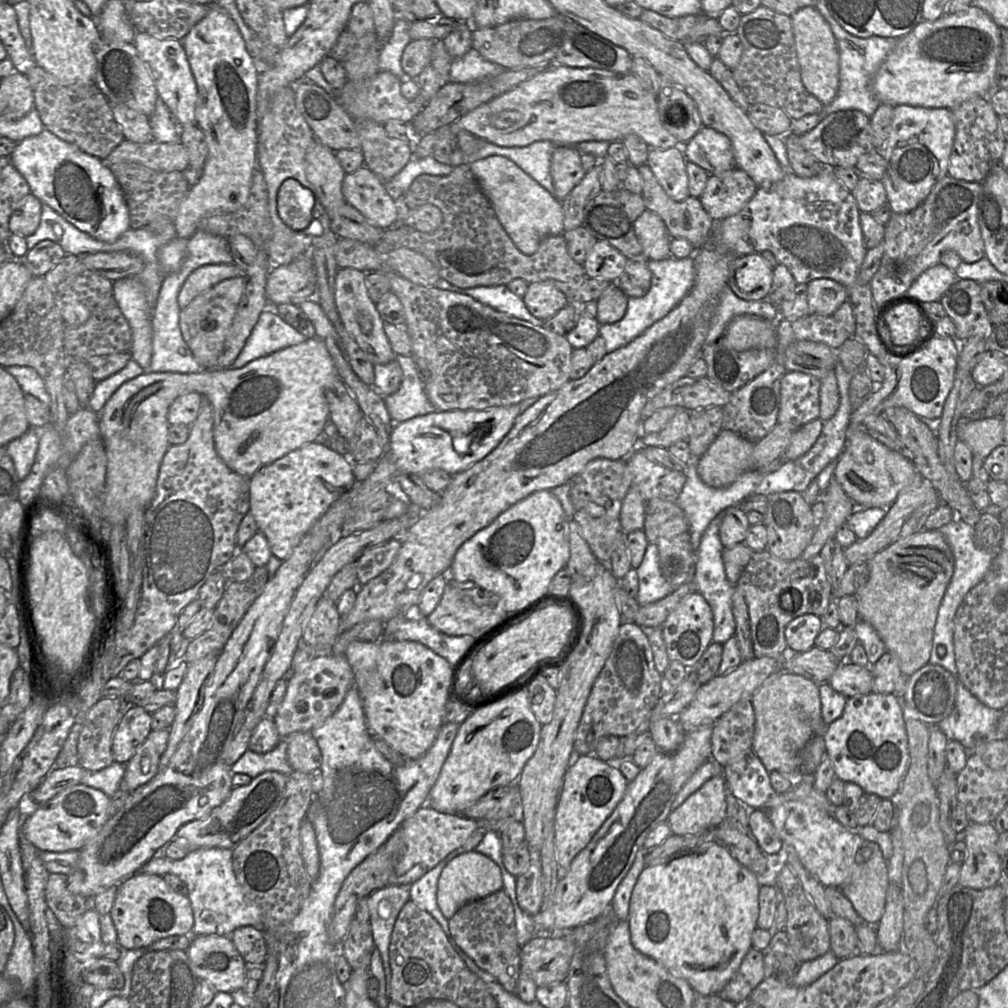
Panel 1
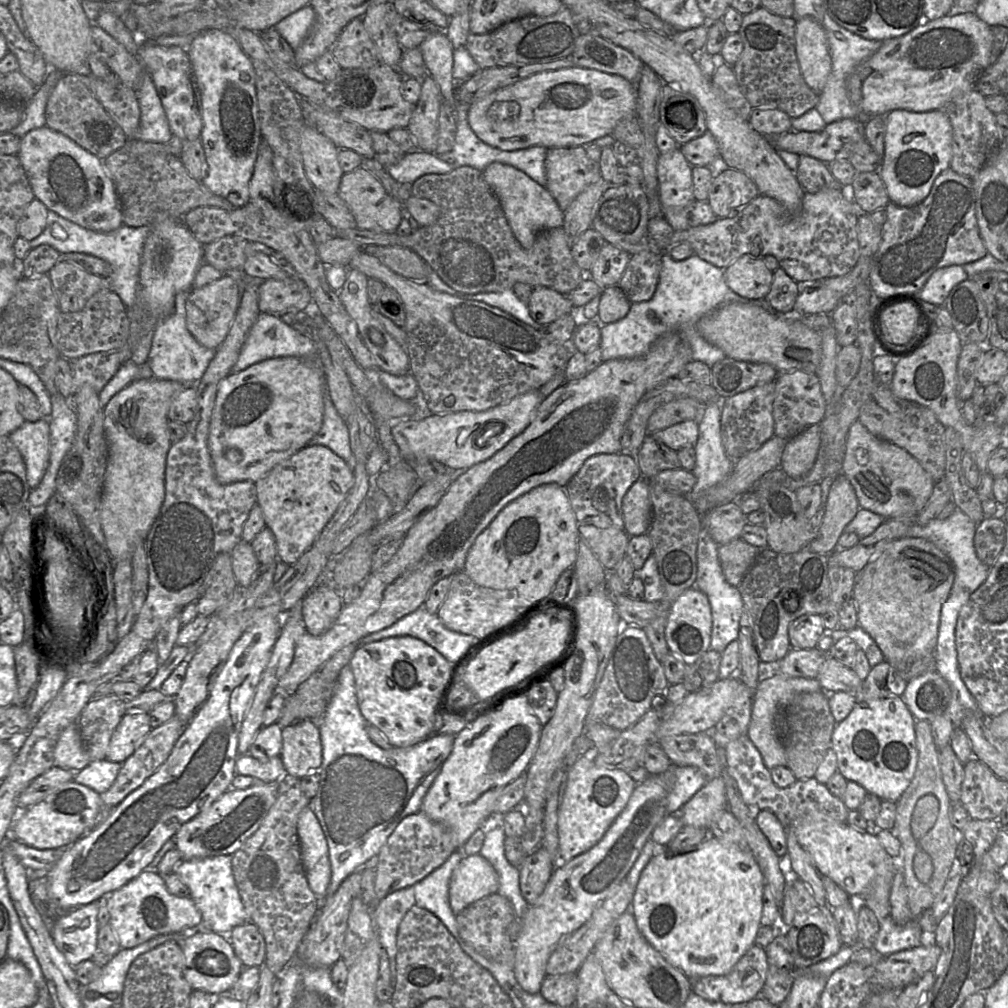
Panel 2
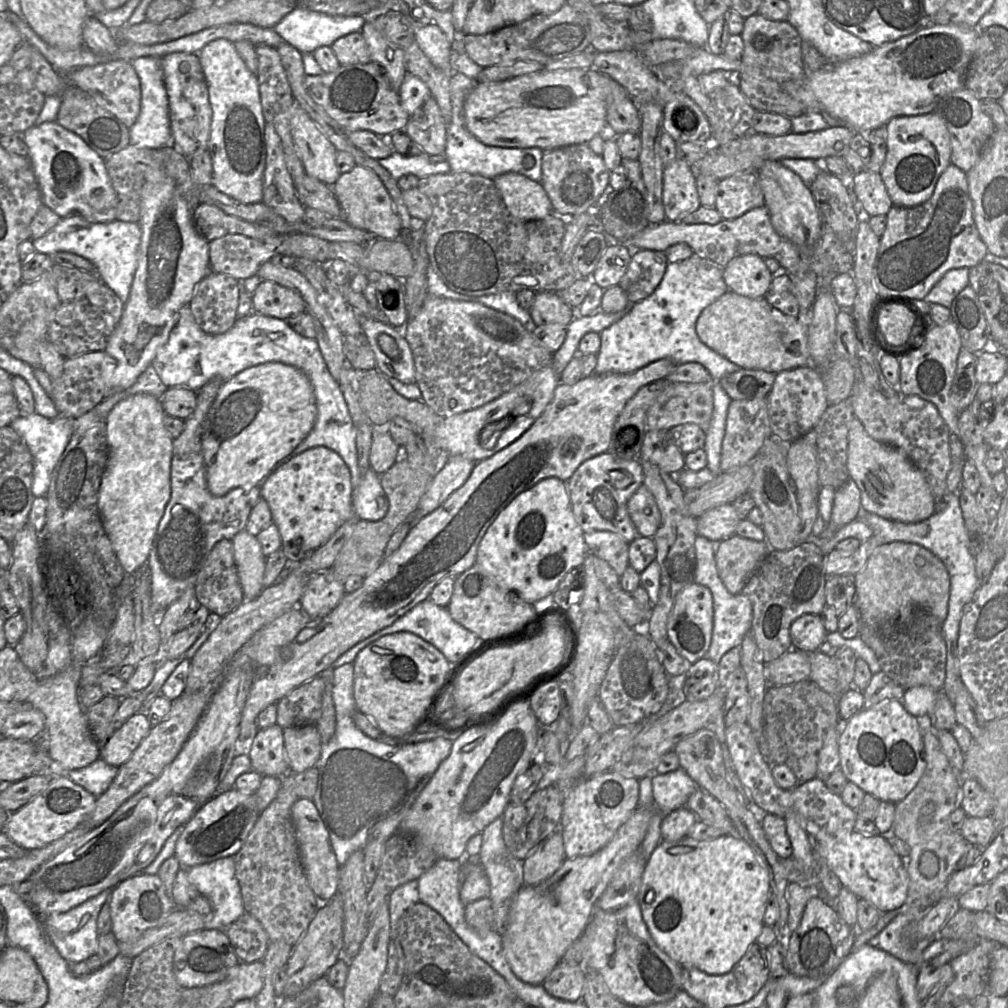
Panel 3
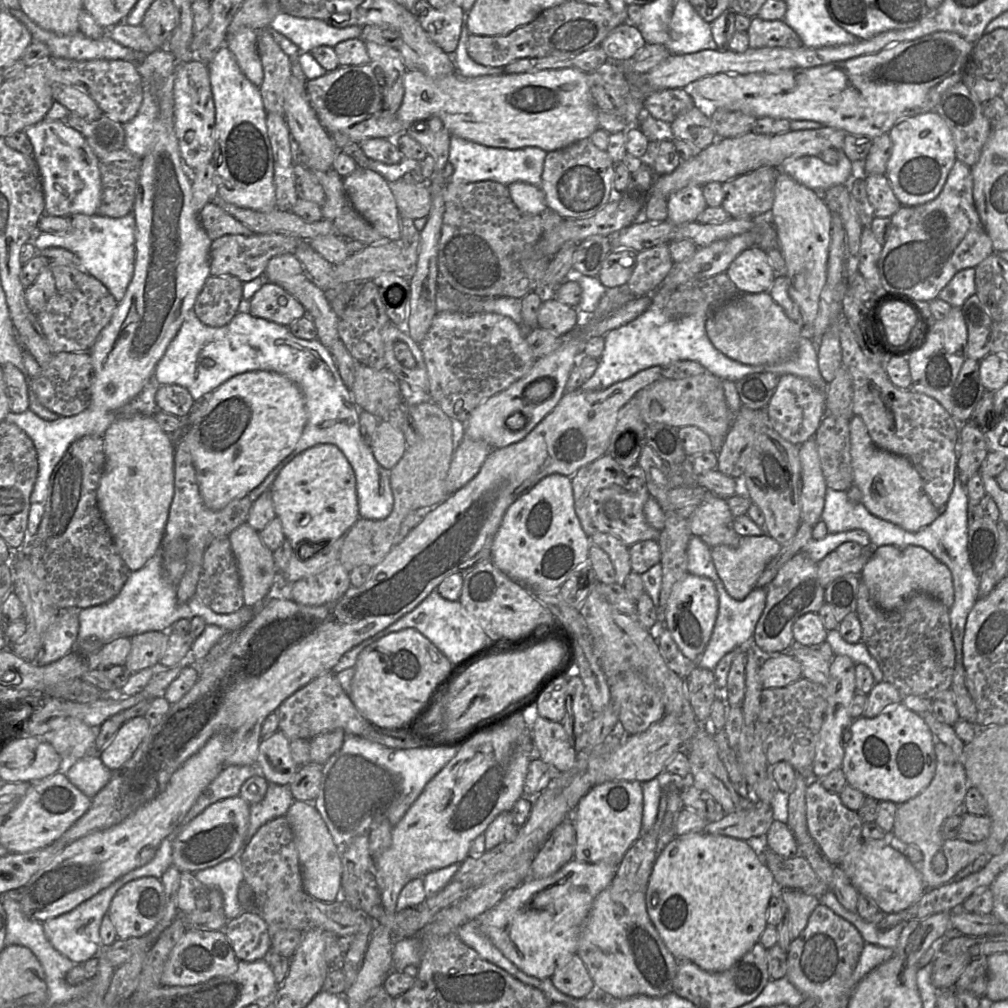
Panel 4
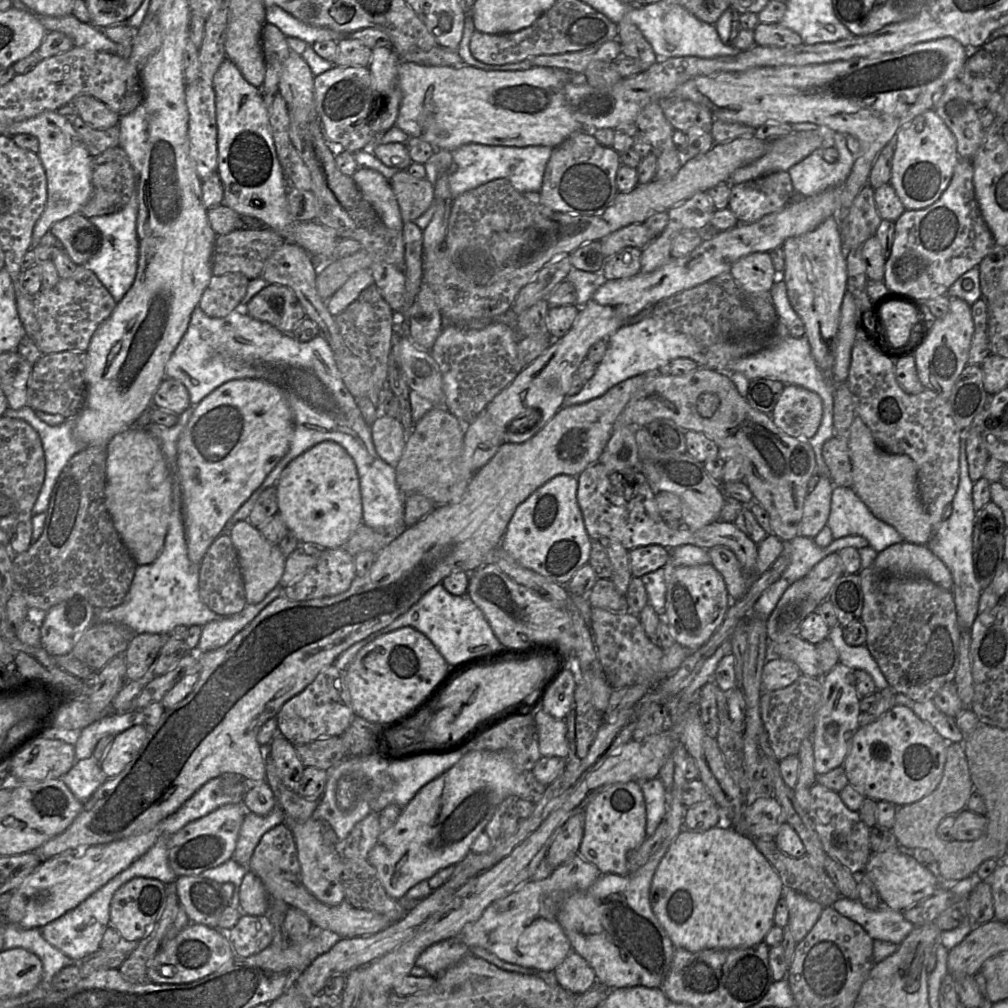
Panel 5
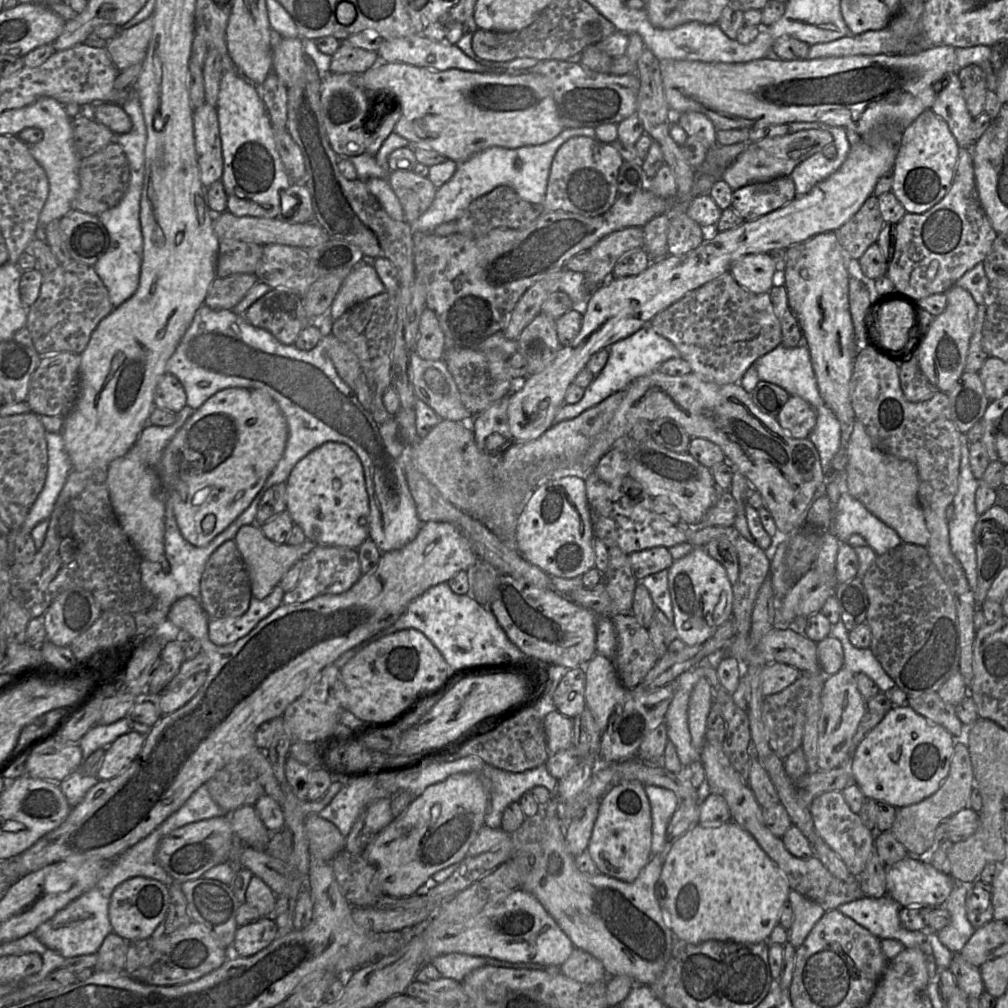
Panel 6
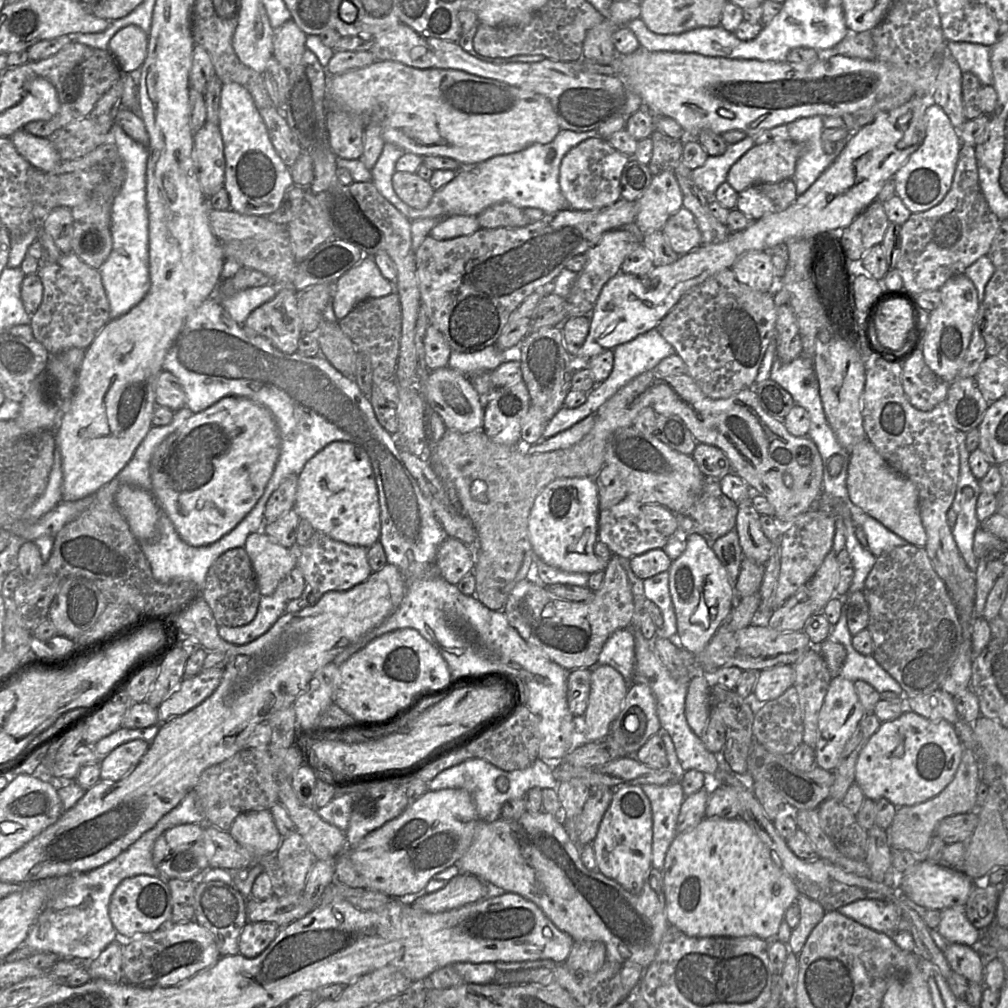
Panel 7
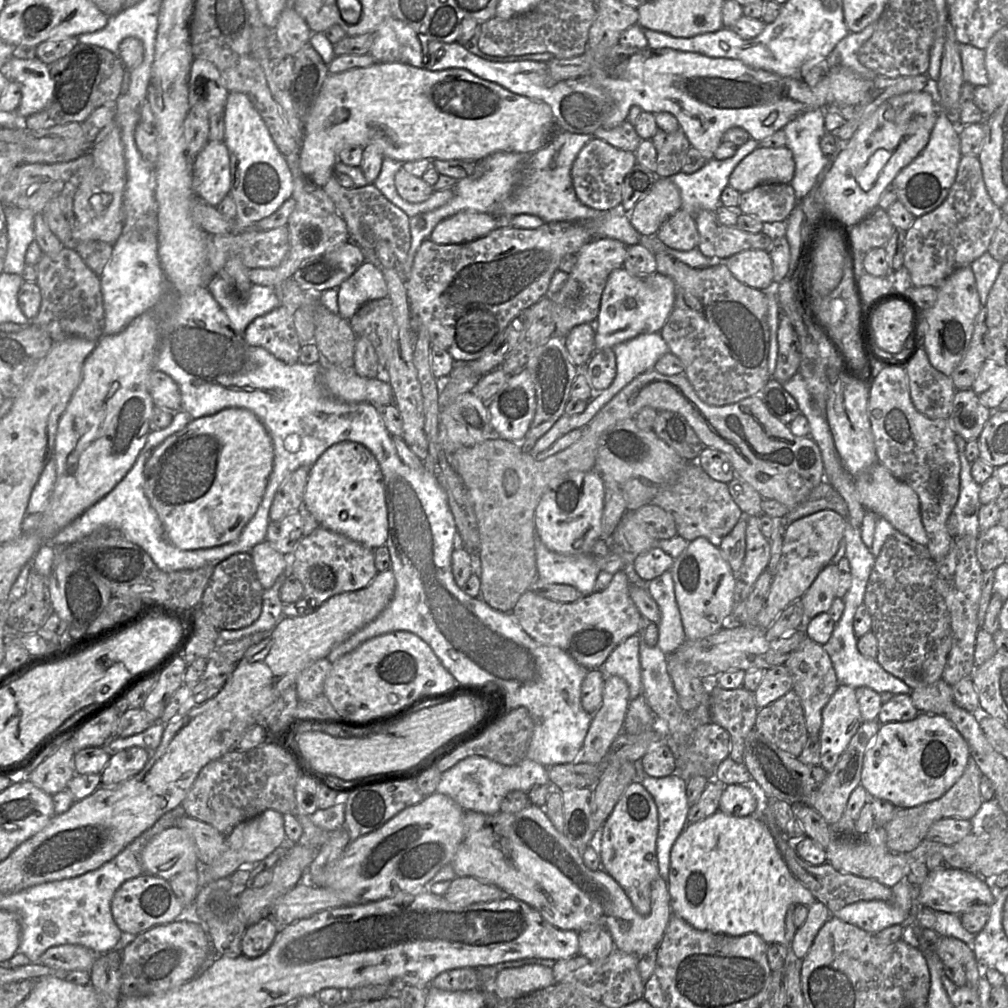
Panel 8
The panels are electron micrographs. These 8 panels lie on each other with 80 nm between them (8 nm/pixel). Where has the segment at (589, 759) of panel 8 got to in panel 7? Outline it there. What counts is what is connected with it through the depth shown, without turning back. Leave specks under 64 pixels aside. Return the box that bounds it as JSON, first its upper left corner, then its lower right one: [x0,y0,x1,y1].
[583,664,629,744]

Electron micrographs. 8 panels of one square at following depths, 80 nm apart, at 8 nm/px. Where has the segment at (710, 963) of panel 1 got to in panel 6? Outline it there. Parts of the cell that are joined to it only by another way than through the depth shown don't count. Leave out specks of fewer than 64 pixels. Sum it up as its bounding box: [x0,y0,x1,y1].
[658,822,791,944]

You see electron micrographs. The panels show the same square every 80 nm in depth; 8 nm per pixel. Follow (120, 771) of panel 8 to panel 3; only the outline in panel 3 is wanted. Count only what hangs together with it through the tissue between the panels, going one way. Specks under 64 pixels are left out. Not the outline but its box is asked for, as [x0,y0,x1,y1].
[100,713,151,766]

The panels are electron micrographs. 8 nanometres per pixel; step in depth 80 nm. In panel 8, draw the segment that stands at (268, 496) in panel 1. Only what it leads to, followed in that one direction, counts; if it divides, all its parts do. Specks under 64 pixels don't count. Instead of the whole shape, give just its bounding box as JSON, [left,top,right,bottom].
[303,441,388,550]

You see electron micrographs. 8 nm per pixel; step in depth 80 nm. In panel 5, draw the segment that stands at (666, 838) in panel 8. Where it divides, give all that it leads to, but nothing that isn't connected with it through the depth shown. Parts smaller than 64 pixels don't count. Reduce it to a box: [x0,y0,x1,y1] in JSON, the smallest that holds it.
[640,779,666,836]

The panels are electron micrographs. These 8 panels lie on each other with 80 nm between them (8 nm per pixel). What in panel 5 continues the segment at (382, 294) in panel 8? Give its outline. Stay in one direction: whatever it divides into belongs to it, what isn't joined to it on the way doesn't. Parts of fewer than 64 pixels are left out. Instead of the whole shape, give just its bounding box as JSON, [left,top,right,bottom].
[325,270,374,316]

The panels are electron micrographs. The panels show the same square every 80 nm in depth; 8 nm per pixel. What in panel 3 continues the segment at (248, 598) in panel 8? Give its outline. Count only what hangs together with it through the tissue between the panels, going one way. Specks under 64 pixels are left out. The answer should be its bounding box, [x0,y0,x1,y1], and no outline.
[195,539,245,618]

